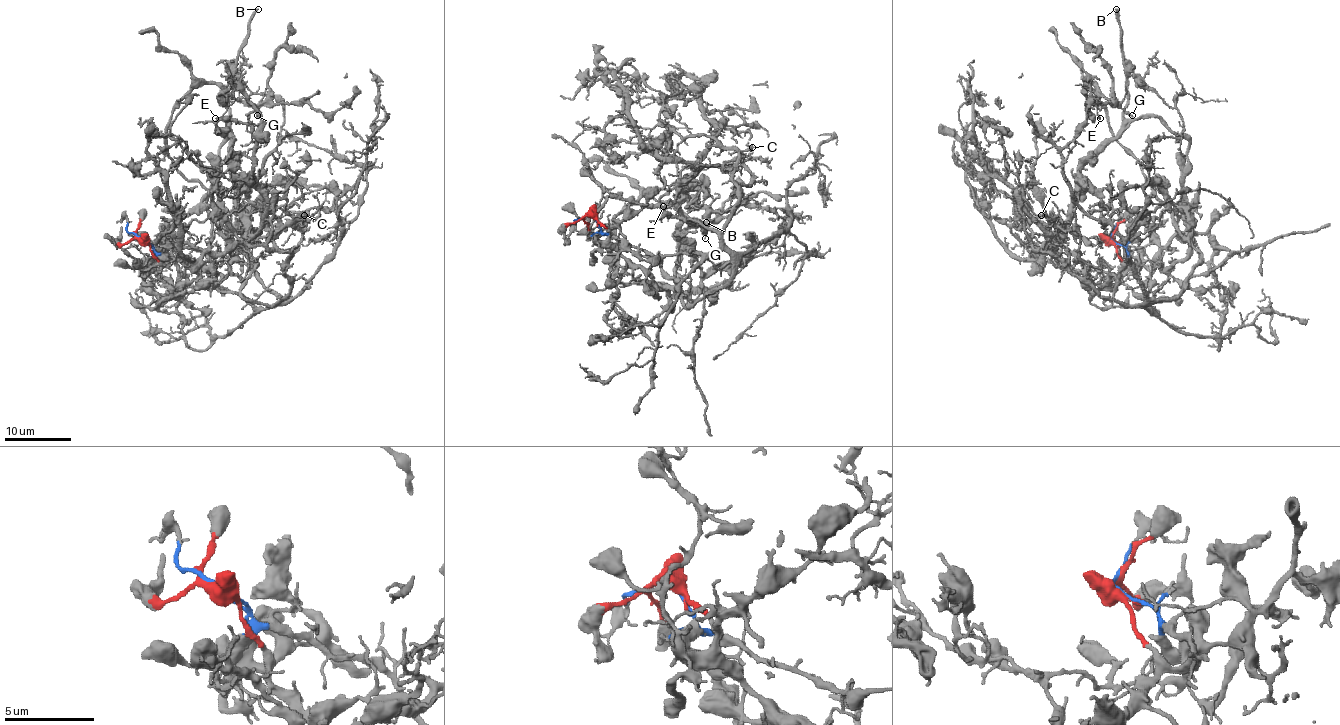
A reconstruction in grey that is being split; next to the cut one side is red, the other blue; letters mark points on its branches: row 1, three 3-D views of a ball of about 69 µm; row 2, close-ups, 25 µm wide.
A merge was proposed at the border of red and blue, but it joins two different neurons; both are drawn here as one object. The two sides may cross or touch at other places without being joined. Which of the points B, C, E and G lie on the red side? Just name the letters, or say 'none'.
B, C

